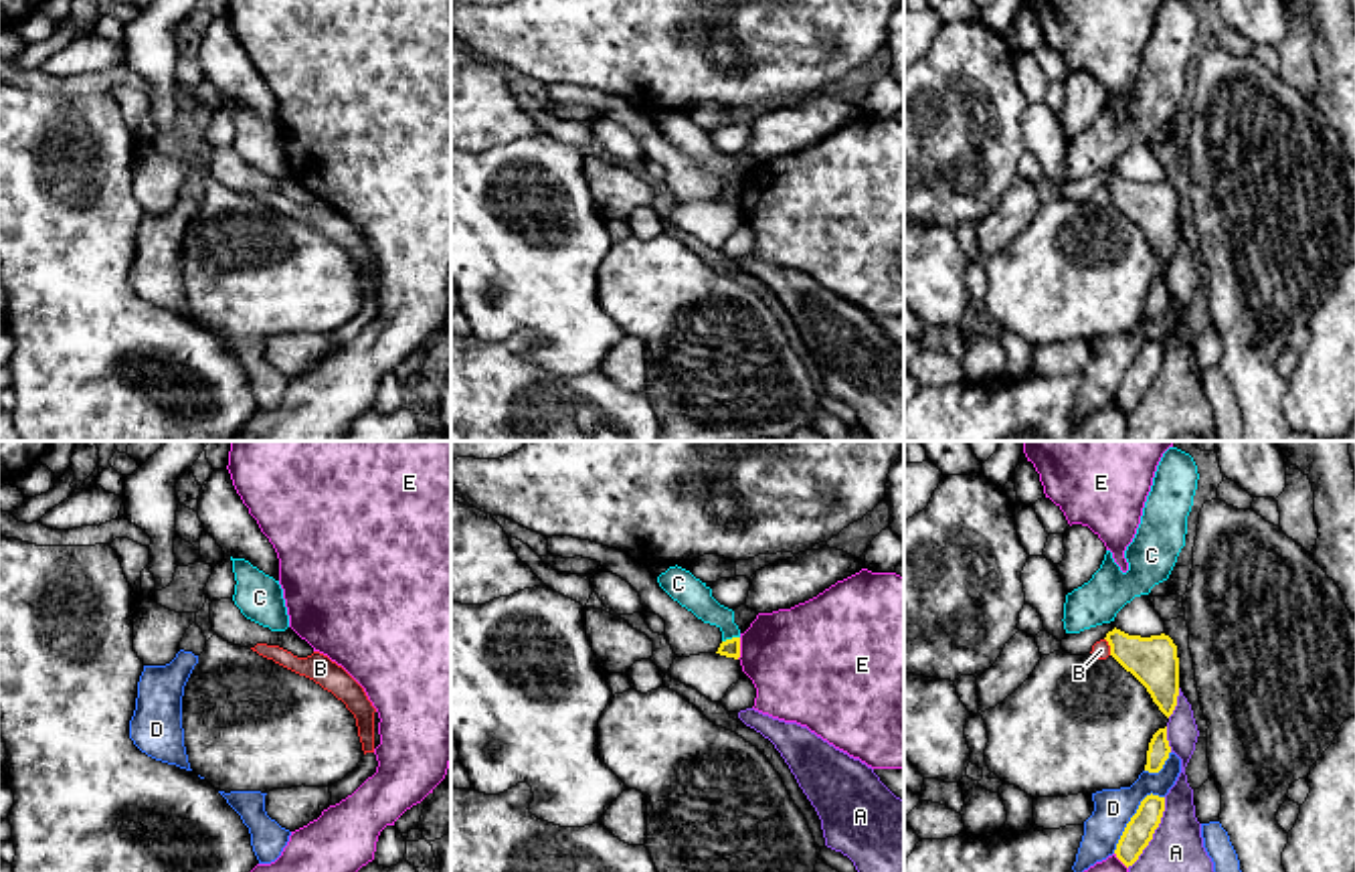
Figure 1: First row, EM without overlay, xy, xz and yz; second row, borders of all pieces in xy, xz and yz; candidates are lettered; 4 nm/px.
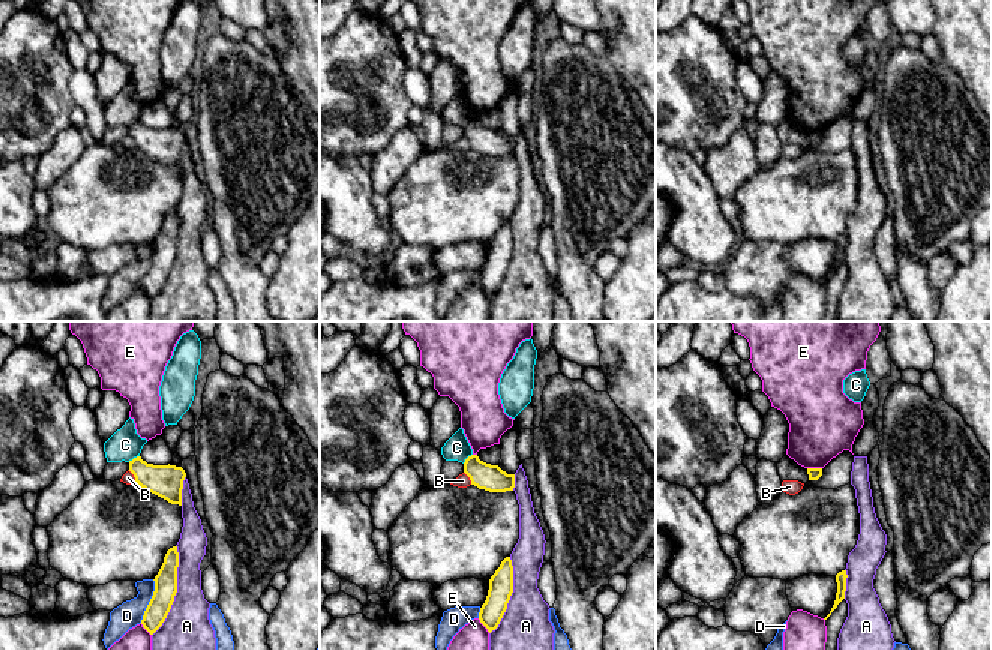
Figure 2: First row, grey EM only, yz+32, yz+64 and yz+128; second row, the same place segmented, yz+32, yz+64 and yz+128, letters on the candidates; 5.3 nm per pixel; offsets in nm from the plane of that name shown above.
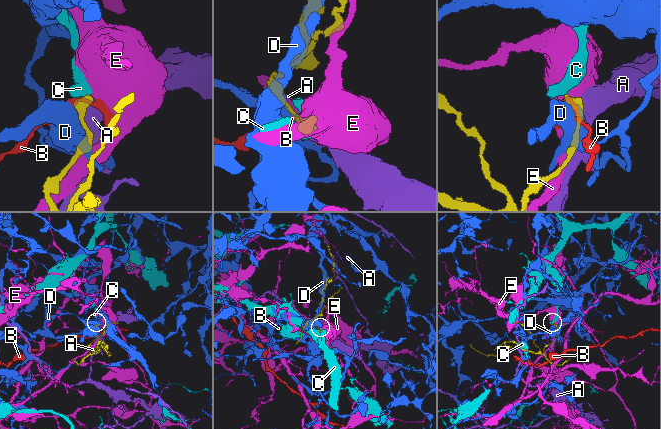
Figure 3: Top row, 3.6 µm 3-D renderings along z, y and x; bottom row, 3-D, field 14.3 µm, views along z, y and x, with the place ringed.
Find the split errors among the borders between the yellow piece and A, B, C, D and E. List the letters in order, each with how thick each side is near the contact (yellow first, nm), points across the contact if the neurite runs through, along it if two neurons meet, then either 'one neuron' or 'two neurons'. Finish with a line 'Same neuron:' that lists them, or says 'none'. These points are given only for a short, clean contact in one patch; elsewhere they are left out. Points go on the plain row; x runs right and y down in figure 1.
A: 120 nm thick on the yellow side, 240 nm on the other; two neurons
B: 190 nm thick on the yellow side, 70 nm on the other; border along yz (1105, 185), (1111, 201); two neurons
C: 80 nm thick on the yellow side, 120 nm on the other; border along xz (739, 183), (723, 189); two neurons
D: 120 nm thick on the yellow side, 160 nm on the other; two neurons
E: 80 nm thick on the yellow side, 420 nm on the other; two neurons
Same neuron: none

